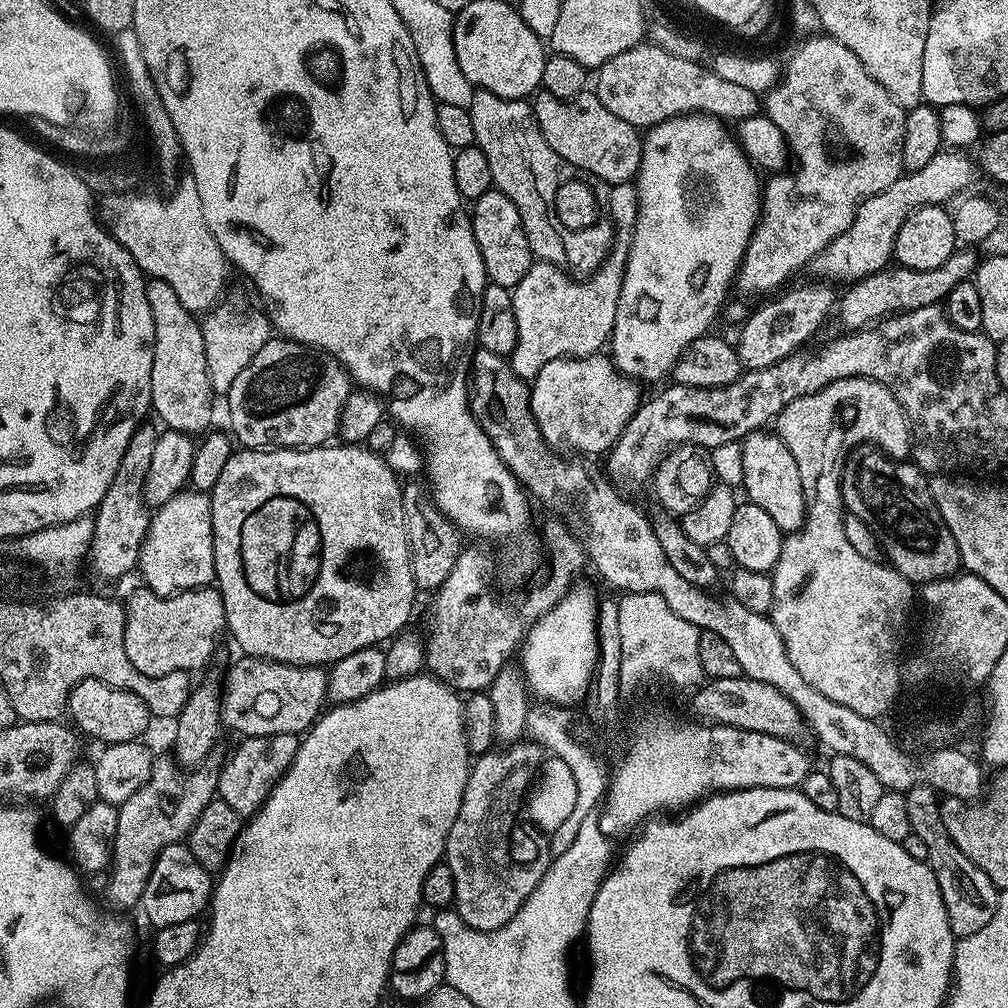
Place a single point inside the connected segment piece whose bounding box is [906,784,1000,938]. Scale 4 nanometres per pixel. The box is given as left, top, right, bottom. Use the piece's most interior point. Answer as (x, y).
(970, 898)

